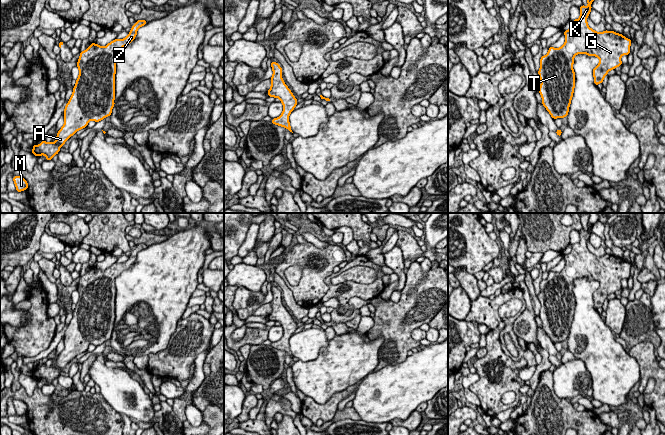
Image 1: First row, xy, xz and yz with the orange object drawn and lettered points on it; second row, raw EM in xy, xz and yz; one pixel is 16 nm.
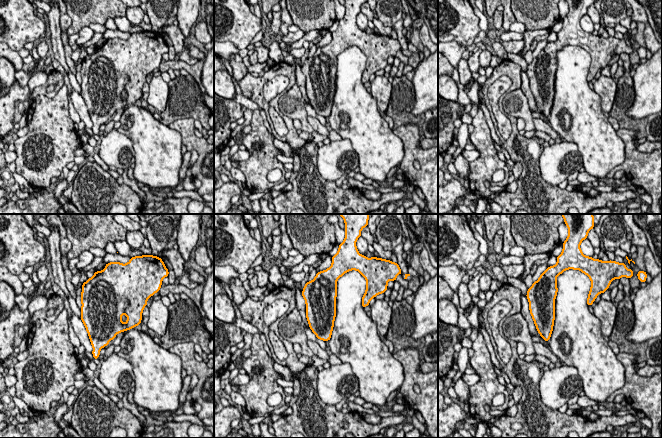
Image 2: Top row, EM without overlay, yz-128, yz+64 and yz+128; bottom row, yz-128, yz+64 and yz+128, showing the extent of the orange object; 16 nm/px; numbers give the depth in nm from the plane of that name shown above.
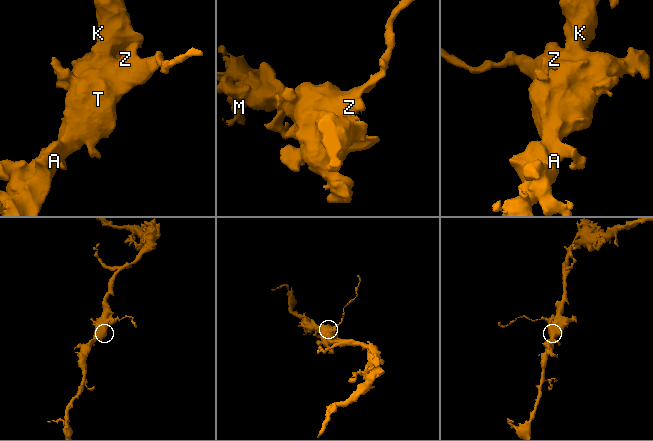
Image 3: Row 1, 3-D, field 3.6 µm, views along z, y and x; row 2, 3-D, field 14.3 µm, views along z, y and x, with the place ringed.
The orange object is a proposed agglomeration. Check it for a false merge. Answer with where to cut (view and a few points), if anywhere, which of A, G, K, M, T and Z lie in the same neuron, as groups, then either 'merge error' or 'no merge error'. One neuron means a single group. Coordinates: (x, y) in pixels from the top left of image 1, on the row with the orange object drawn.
no cut; A G K M T Z; no merge error

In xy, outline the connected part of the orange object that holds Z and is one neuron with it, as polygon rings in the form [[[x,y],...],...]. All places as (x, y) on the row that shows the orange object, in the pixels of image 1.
[[[138,20],[126,38],[115,39],[105,47],[93,42],[80,52],[77,63],[79,76],[65,106],[64,125],[57,133],[55,142],[44,140],[39,145],[33,145],[32,154],[37,157],[45,155],[46,160],[52,160],[60,147],[78,130],[87,127],[91,119],[99,122],[111,115],[116,93],[115,55],[129,45],[135,39],[138,28],[146,24],[147,21]]]

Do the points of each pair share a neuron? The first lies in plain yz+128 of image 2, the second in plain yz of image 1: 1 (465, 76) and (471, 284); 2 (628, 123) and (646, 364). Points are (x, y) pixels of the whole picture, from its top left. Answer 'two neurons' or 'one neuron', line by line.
1: one neuron
2: two neurons

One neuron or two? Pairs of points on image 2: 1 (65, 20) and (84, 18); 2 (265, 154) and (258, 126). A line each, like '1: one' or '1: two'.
1: two
2: one

